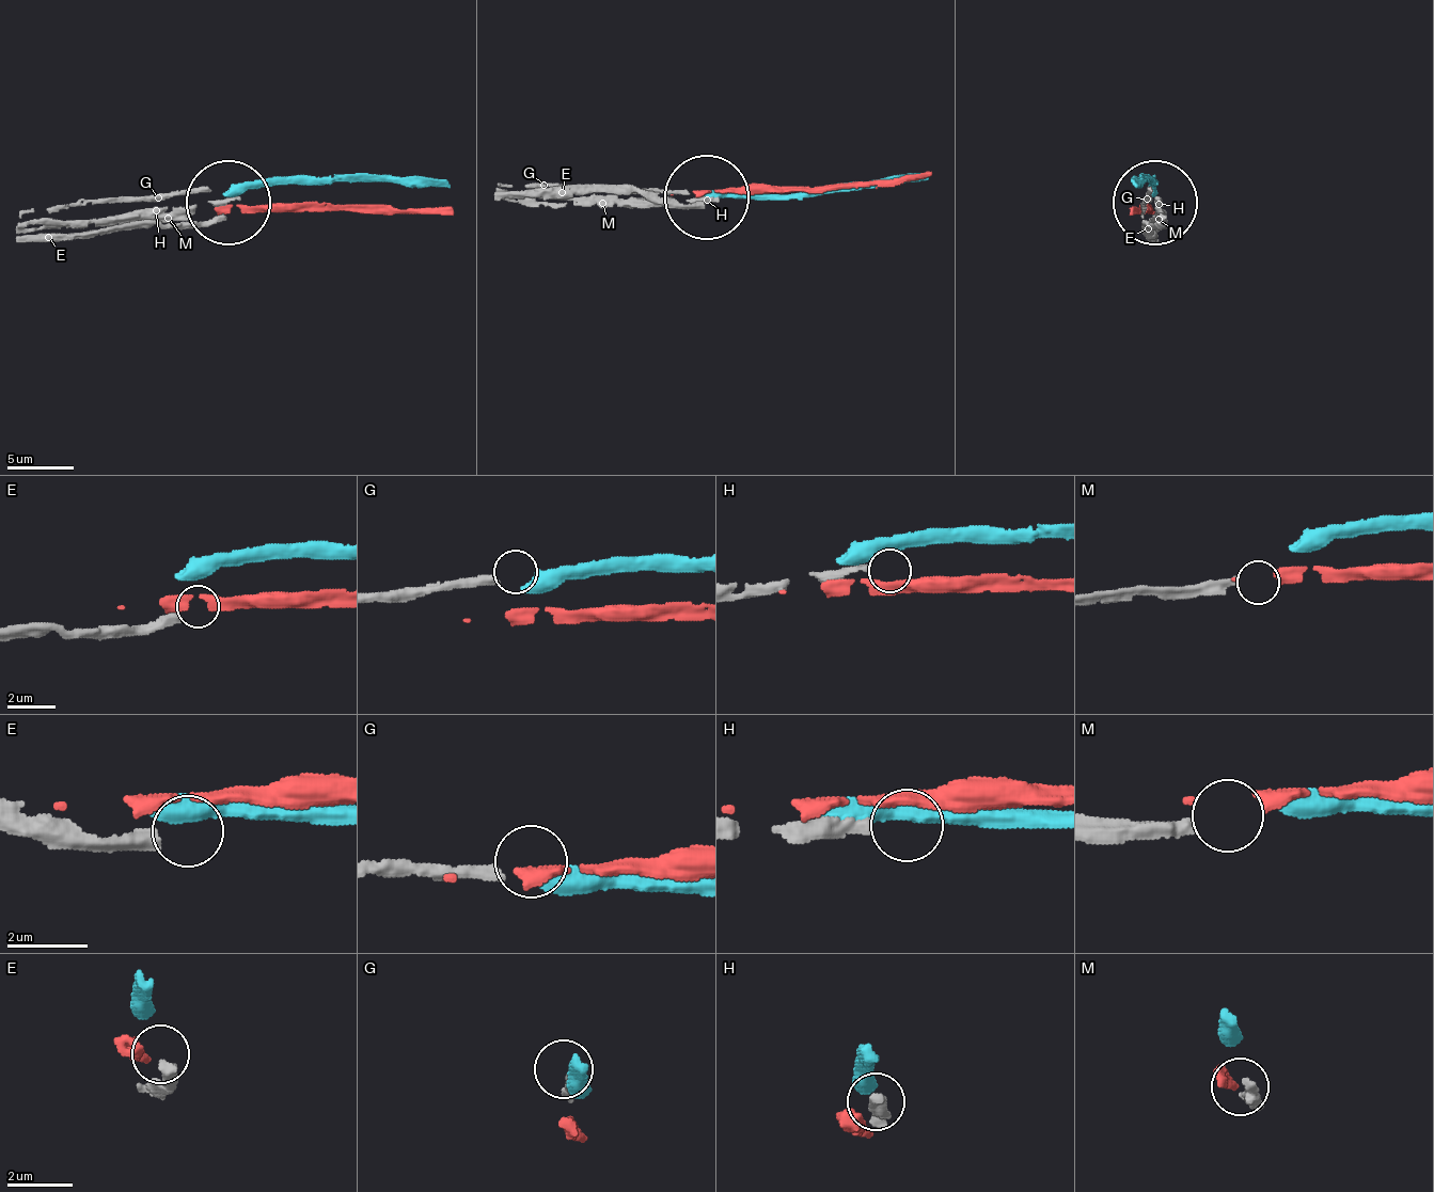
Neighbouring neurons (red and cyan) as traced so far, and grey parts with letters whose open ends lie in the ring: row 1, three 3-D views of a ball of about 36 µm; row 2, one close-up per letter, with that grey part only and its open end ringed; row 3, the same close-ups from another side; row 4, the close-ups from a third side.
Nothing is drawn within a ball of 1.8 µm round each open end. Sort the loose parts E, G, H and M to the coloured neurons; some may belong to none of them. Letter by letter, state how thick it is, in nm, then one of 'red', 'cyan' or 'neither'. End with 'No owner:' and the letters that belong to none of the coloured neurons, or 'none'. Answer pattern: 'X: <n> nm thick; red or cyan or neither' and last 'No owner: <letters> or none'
E: 420 nm thick; neither
G: 340 nm thick; neither
H: 280 nm thick; neither
M: 300 nm thick; neither
No owner: E, G, H, M

